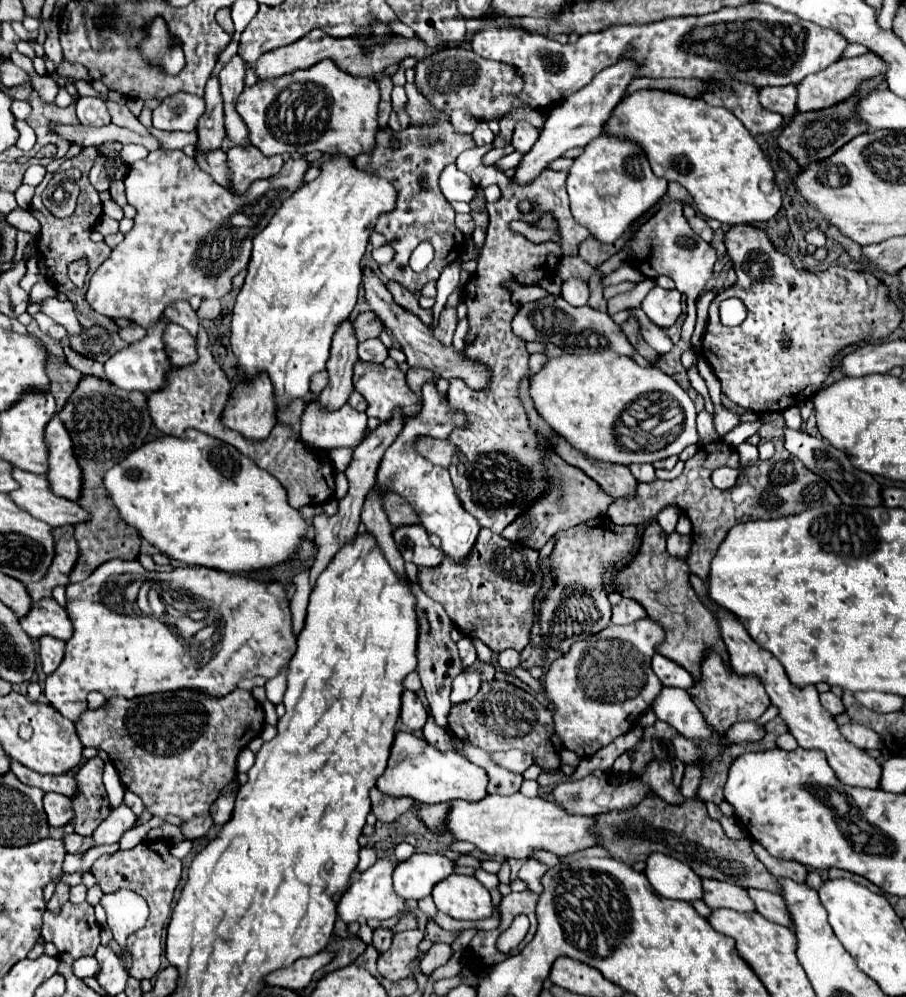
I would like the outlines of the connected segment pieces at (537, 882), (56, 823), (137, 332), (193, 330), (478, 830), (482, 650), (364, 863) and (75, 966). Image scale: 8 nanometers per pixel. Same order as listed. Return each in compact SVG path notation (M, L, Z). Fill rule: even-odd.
M527 859L527 863L521 867L519 871L519 879L527 881L529 889L535 893L543 893L543 885L541 885L541 877L549 871L549 865L545 865L539 859Z
M45 793L43 799L43 807L49 819L51 827L63 827L69 823L69 819L73 817L73 807L71 807L71 799L59 793Z
M131 325L131 327L125 327L119 331L121 339L125 339L127 343L135 343L135 341L141 341L145 337L145 329L139 327L139 325Z
M173 303L173 307L167 307L165 309L165 319L171 321L171 323L177 323L181 327L185 327L193 337L199 333L201 329L201 321L197 317L197 313L191 309L189 303Z
M521 793L507 797L487 795L477 803L453 799L445 819L445 829L453 835L453 839L469 841L487 855L507 857L507 859L527 859L537 849L553 851L559 857L581 851L585 847L595 845L595 837L589 835L591 827L593 827L593 817L567 815L553 801L541 797L529 799L523 797Z
M472 639L473 645L477 651L478 659L494 667L492 660L492 650L487 647L480 639Z
M365 847L363 851L361 851L361 855L359 855L359 865L357 865L357 873L363 873L365 869L369 869L373 863L377 861L377 855L375 855L375 851L373 849L369 849L369 847Z
M81 957L81 959L77 959L77 961L72 964L72 969L73 973L80 979L86 977L95 978L99 965L97 965L97 959L95 959L95 957Z

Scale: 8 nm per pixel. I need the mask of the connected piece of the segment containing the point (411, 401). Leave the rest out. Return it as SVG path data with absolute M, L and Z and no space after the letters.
M355 361L353 367L353 387L365 397L367 401L367 415L369 417L377 417L379 421L389 421L391 411L395 407L401 407L405 417L411 417L415 413L419 413L421 405L417 403L415 393L407 387L405 383L405 373L399 369L387 369L383 367L383 363L369 363L369 361Z

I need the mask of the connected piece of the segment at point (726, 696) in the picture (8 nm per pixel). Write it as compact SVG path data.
M717 653L707 655L707 661L701 669L701 681L695 683L693 691L689 693L693 697L693 703L697 703L697 707L705 715L707 723L711 723L711 727L721 735L725 735L725 727L731 727L737 721L759 719L759 715L765 713L765 709L771 705L761 681L757 681L755 677L739 677L727 671Z

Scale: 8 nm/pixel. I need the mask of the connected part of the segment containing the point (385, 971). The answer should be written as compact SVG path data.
M419 929L413 931L401 931L395 933L393 945L389 951L379 955L379 973L385 979L397 981L403 977L409 977L409 963L417 957L417 943L423 939L423 933Z

